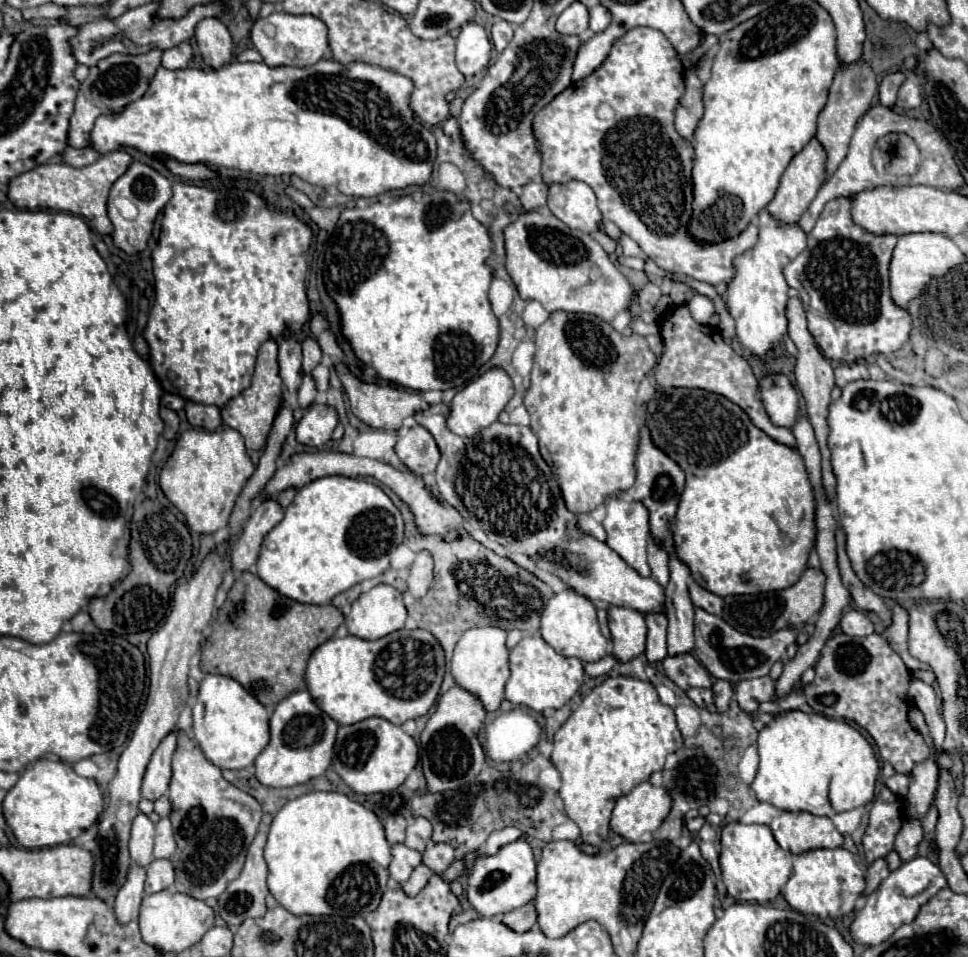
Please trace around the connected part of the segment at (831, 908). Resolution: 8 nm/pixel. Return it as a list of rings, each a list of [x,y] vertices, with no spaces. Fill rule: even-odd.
[[[844,848],[810,850],[796,858],[794,874],[784,886],[784,898],[796,912],[814,914],[820,918],[840,918],[852,914],[856,898],[864,890],[864,872],[858,868],[854,856]]]

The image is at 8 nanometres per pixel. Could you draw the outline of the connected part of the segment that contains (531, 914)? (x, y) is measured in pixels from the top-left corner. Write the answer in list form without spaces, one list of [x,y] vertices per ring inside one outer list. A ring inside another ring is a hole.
[[[526,904],[526,906],[520,906],[508,914],[502,916],[502,922],[514,930],[514,932],[528,932],[534,928],[536,924],[536,910],[534,910],[534,904]]]

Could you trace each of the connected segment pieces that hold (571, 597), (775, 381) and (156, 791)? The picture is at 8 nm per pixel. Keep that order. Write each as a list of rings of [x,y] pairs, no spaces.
[[[564,590],[550,598],[550,602],[542,612],[540,634],[558,654],[574,656],[582,662],[596,662],[608,654],[608,640],[600,632],[596,608],[588,598],[580,596],[574,590]]]
[[[784,374],[766,376],[760,382],[760,396],[774,426],[792,428],[798,420],[798,392],[794,400],[794,388]]]
[[[168,734],[158,750],[152,754],[150,764],[146,768],[144,774],[144,782],[142,782],[142,796],[148,800],[158,800],[160,796],[164,796],[168,792],[168,784],[170,784],[170,762],[172,762],[172,754],[176,750],[176,734]]]

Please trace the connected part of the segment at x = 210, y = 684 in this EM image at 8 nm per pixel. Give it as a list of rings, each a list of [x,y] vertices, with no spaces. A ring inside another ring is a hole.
[[[208,674],[200,682],[196,704],[192,706],[192,730],[204,756],[218,768],[240,770],[254,762],[270,740],[268,712],[250,696],[234,678],[222,674]]]

